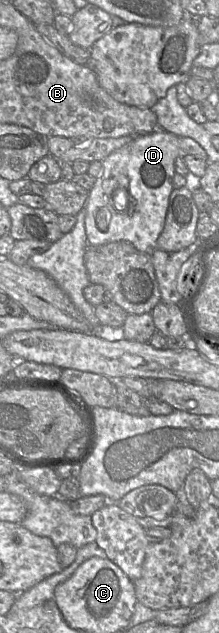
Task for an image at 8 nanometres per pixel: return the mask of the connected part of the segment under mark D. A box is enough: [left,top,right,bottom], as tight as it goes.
[85,127,182,254]

